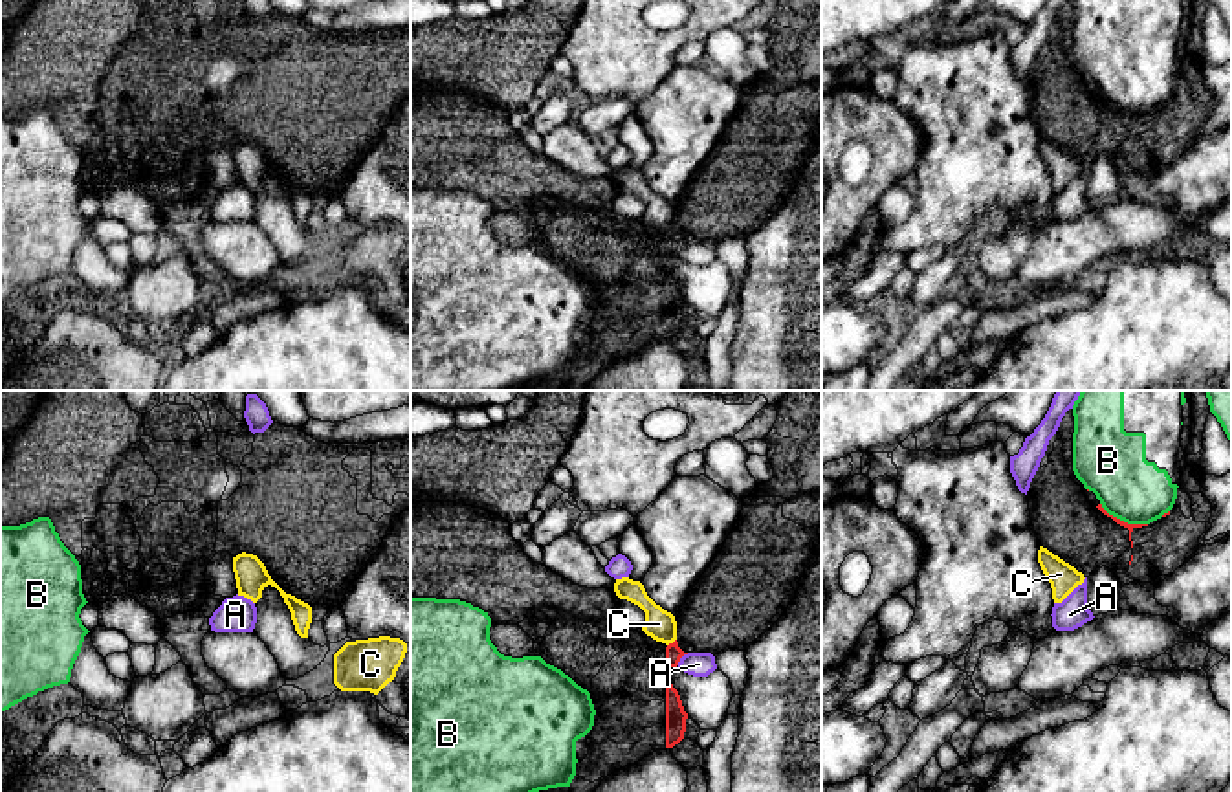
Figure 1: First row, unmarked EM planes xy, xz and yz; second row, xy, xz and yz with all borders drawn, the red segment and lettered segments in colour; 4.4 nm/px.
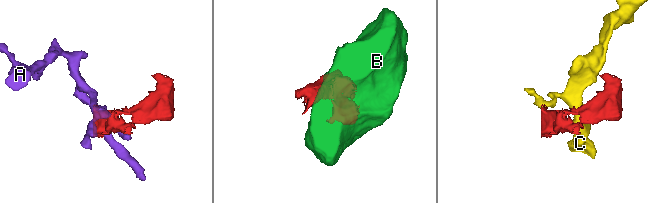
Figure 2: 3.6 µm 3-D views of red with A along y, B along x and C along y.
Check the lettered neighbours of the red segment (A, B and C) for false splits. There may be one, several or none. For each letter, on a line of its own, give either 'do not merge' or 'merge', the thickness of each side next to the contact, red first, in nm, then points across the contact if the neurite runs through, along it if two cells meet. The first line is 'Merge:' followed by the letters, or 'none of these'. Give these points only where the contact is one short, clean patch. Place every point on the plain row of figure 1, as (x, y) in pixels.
Merge: none of these
A: do not merge; calibres 80 and 110 nm
B: do not merge; calibres 30 and 300 nm
C: do not merge; calibres 80 and 140 nm; border xz (675, 228), (668, 235)

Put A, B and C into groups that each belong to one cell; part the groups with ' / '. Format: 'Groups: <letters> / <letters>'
Groups: A / B / C

